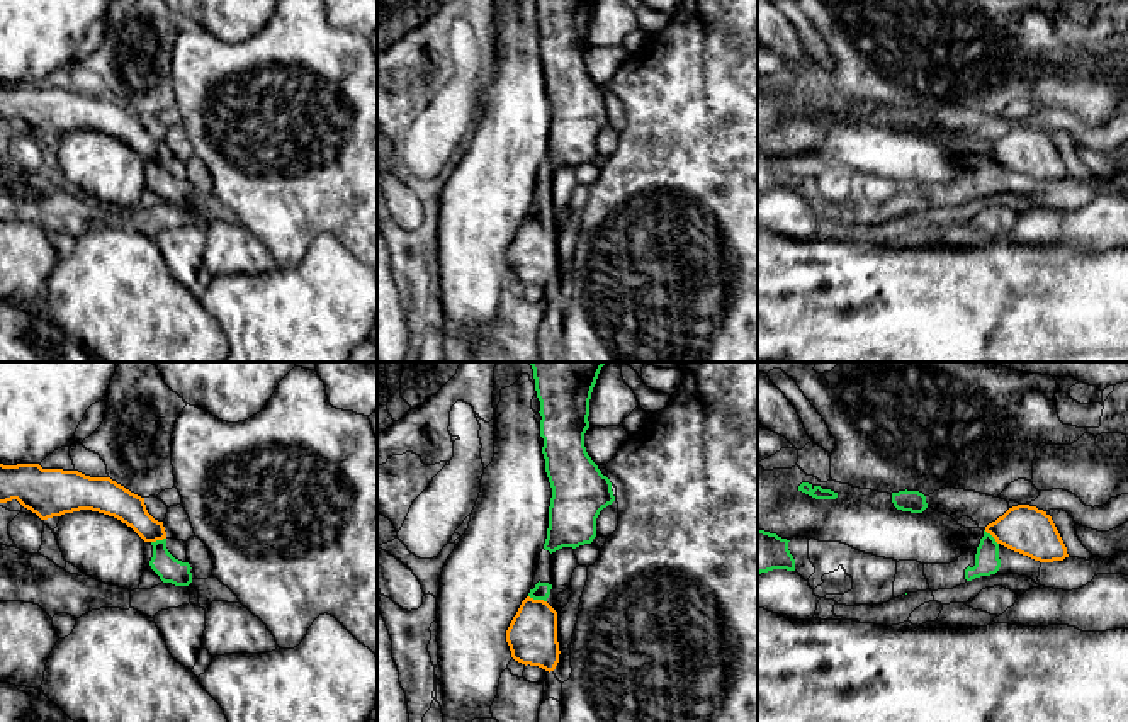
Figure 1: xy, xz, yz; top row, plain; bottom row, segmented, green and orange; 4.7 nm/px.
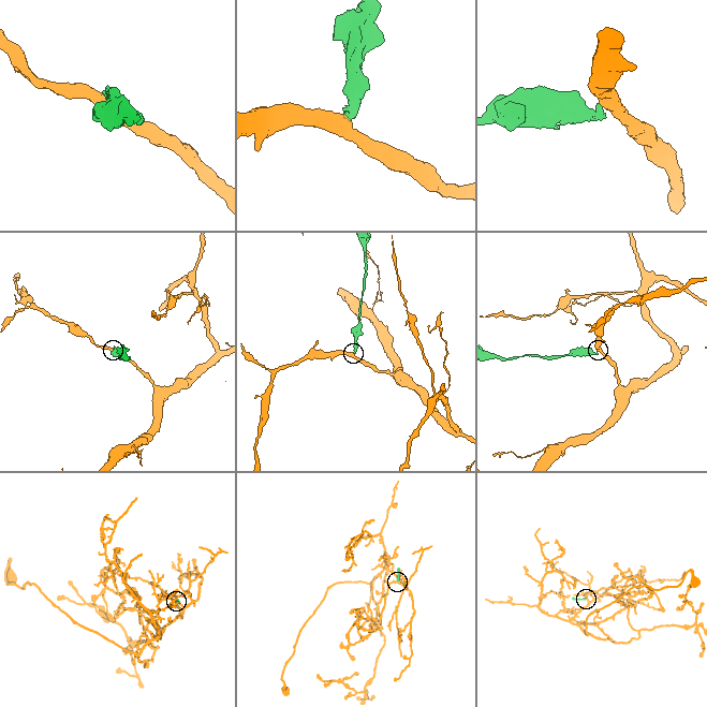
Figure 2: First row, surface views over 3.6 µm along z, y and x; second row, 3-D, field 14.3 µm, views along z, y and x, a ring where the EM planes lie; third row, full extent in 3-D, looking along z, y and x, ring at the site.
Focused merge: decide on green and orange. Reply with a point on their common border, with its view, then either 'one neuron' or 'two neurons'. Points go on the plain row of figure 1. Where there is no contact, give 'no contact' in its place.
meets green in xz at (537, 218); two neurons

